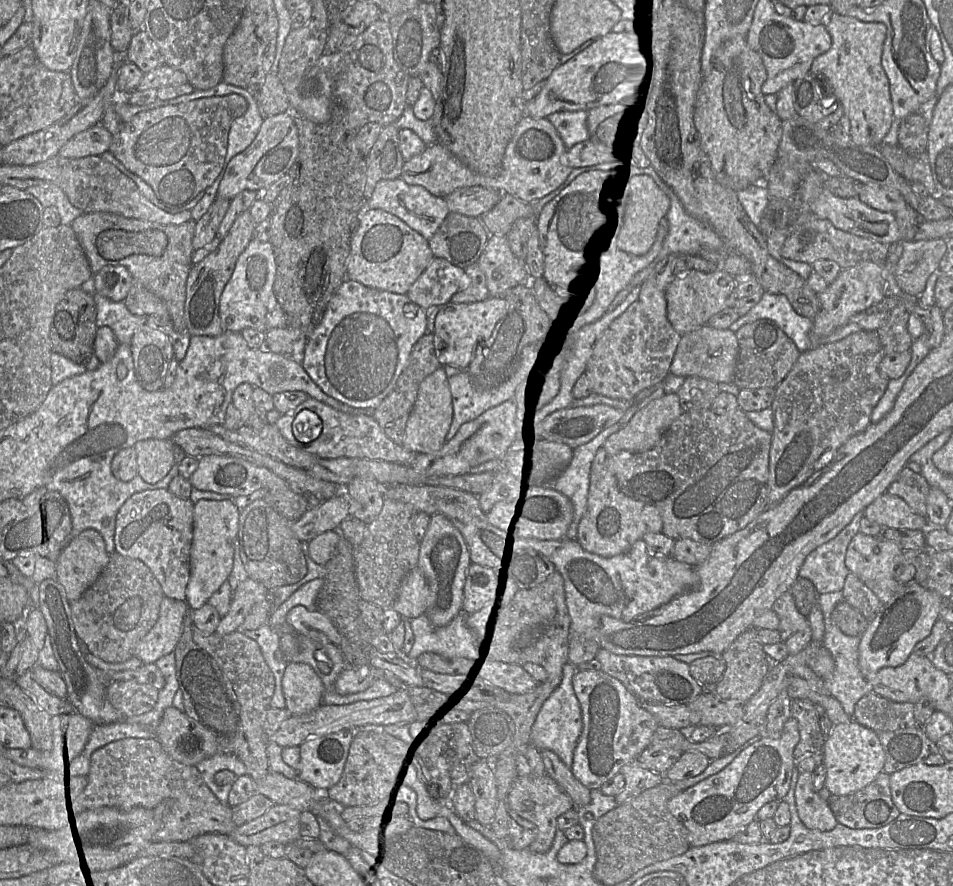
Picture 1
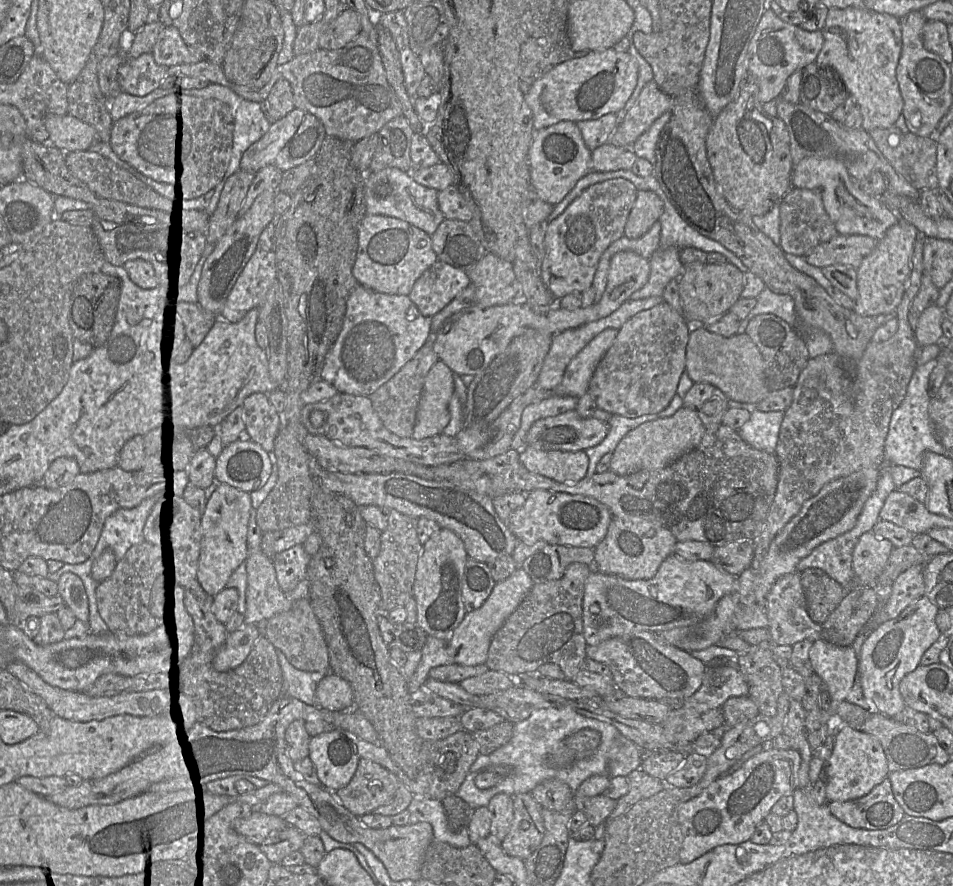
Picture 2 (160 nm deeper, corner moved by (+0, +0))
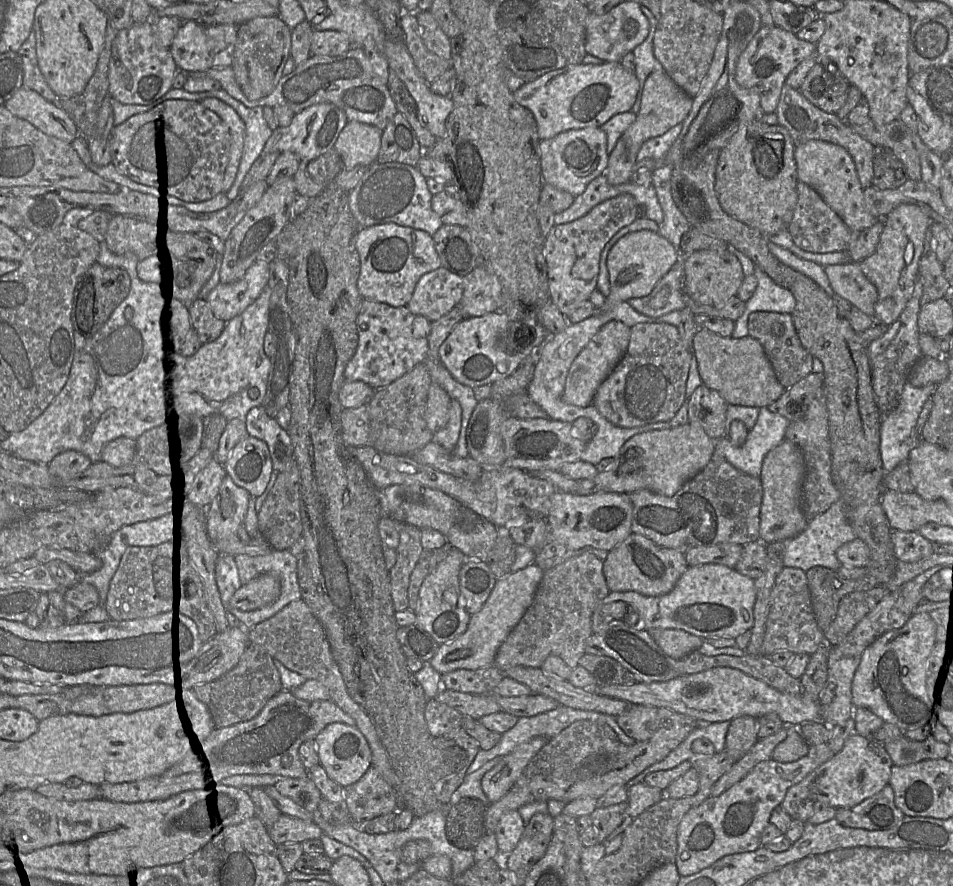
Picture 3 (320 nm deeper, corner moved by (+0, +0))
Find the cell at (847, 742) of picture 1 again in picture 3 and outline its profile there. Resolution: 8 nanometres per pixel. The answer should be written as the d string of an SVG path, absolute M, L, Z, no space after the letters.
M853 734L847 738L838 753L791 786L780 806L792 819L804 800L820 801L835 809L853 807L875 795L889 783L892 766L891 758L882 743L873 737Z

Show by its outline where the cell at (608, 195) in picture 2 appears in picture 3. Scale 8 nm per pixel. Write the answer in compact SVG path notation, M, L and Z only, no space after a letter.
M622 194L601 202L573 222L551 228L544 241L550 299L566 318L597 288L601 253L607 242L638 217L640 208L635 198Z

